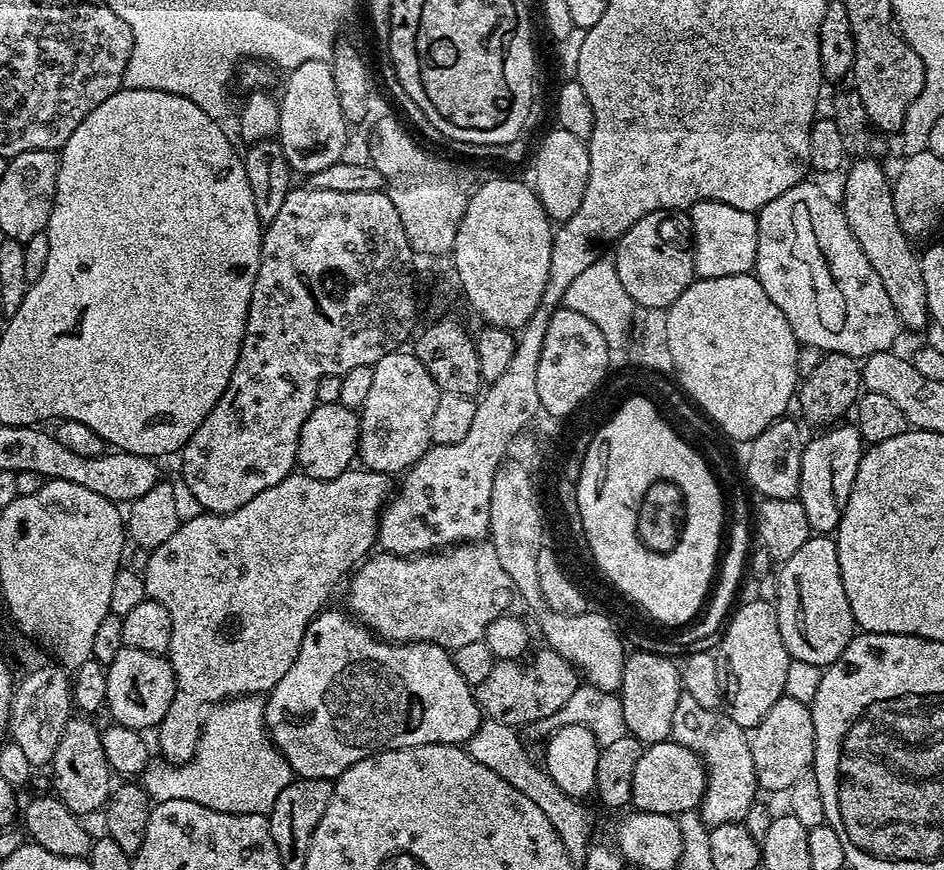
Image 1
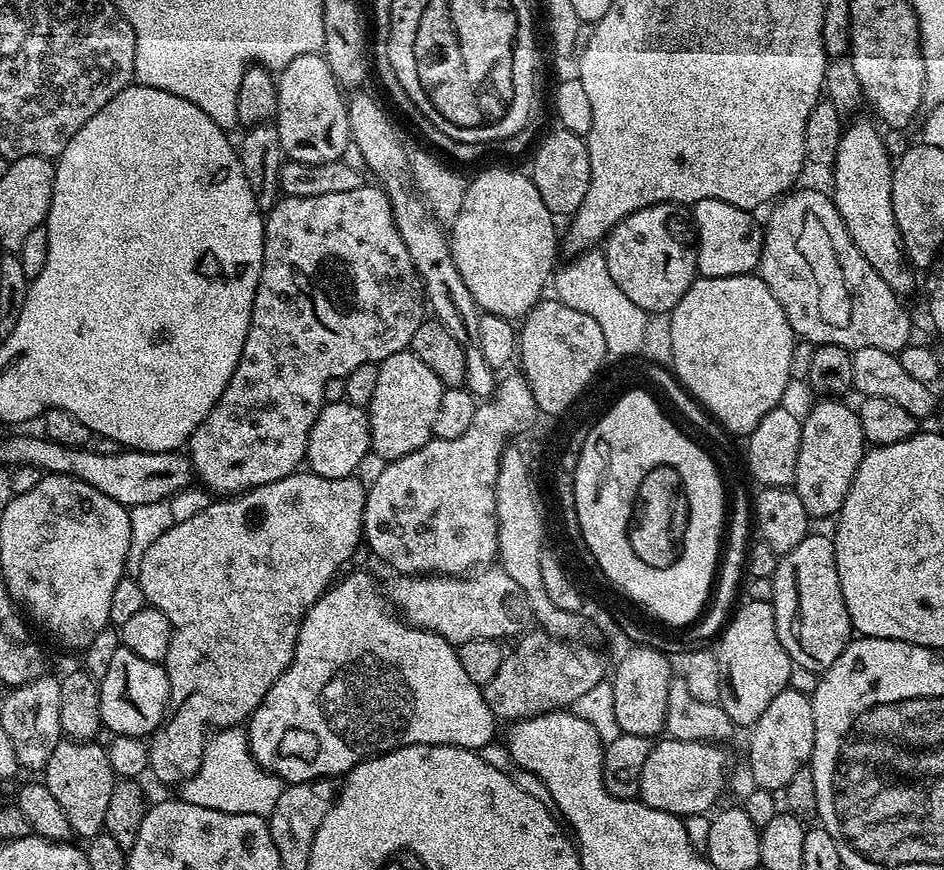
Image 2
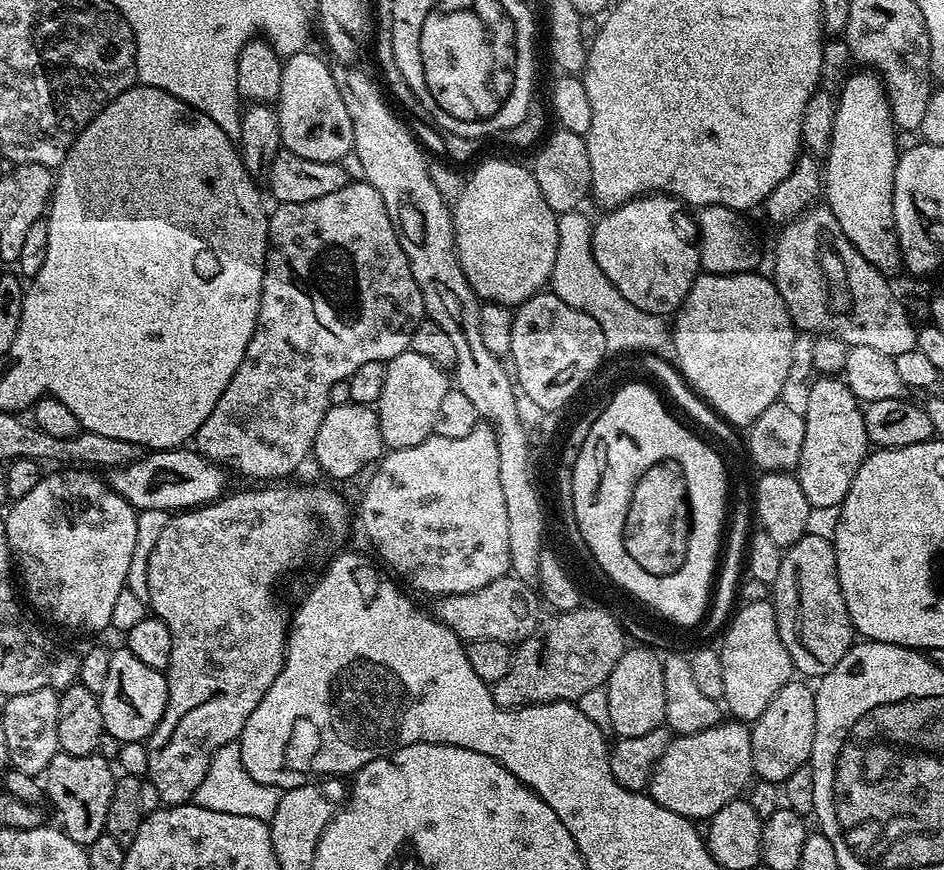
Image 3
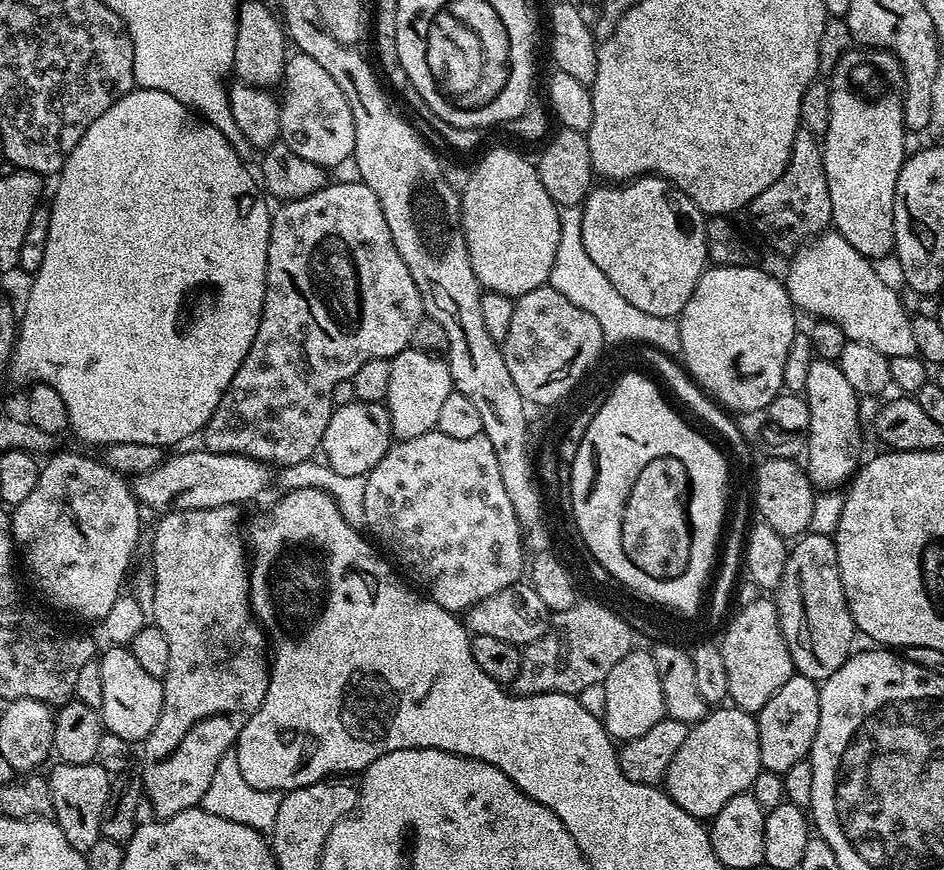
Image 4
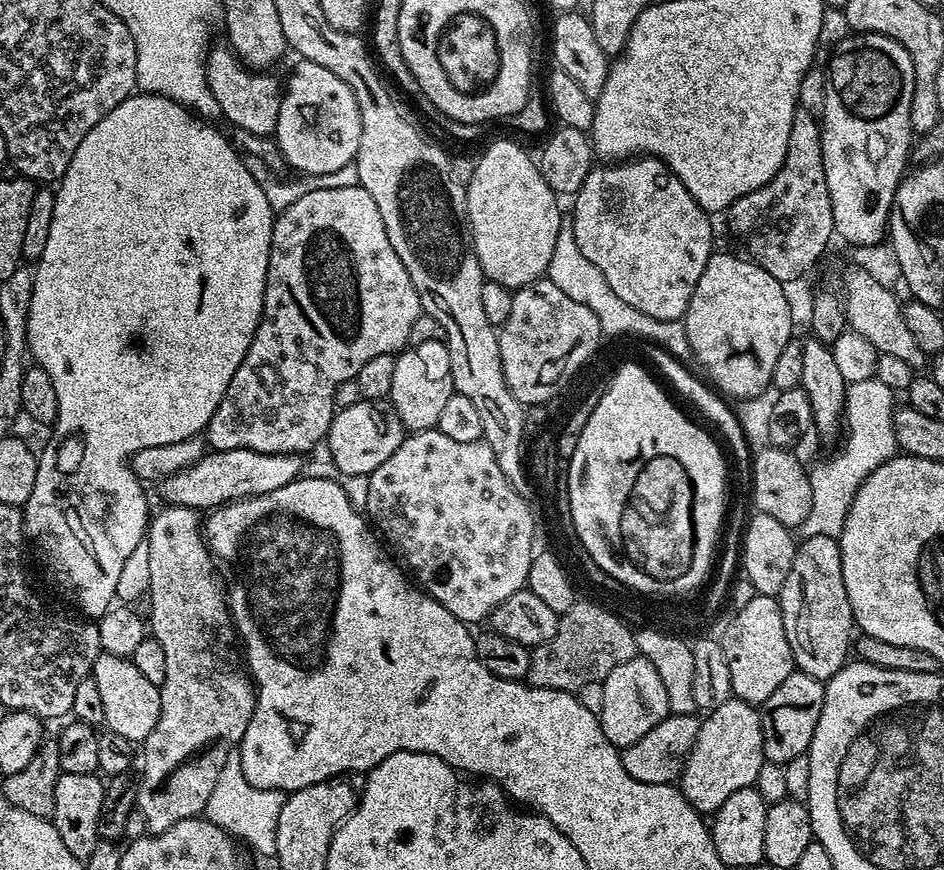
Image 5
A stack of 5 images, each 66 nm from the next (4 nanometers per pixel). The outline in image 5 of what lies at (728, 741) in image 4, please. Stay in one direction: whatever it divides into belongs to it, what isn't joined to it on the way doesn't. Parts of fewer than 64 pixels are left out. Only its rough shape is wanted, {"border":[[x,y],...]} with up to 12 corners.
{"border":[[733,698],[701,719],[678,787],[714,814],[755,785],[757,705]]}

